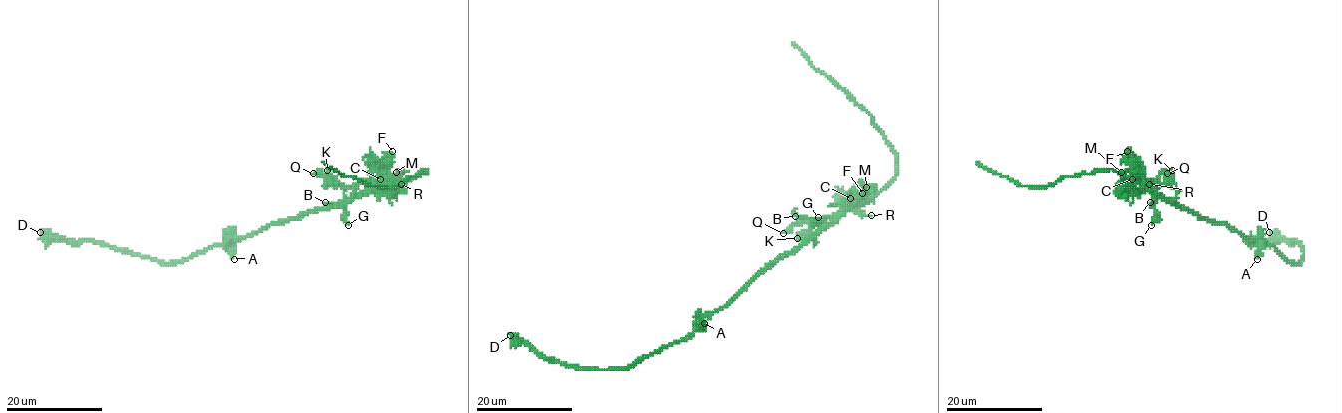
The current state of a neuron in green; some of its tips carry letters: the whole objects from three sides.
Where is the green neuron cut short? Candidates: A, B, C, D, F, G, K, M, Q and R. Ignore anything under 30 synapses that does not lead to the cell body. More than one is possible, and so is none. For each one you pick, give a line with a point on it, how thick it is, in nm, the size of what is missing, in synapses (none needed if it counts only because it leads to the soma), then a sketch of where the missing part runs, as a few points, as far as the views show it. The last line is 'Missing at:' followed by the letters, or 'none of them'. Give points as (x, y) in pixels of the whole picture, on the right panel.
Missing at: none of them

